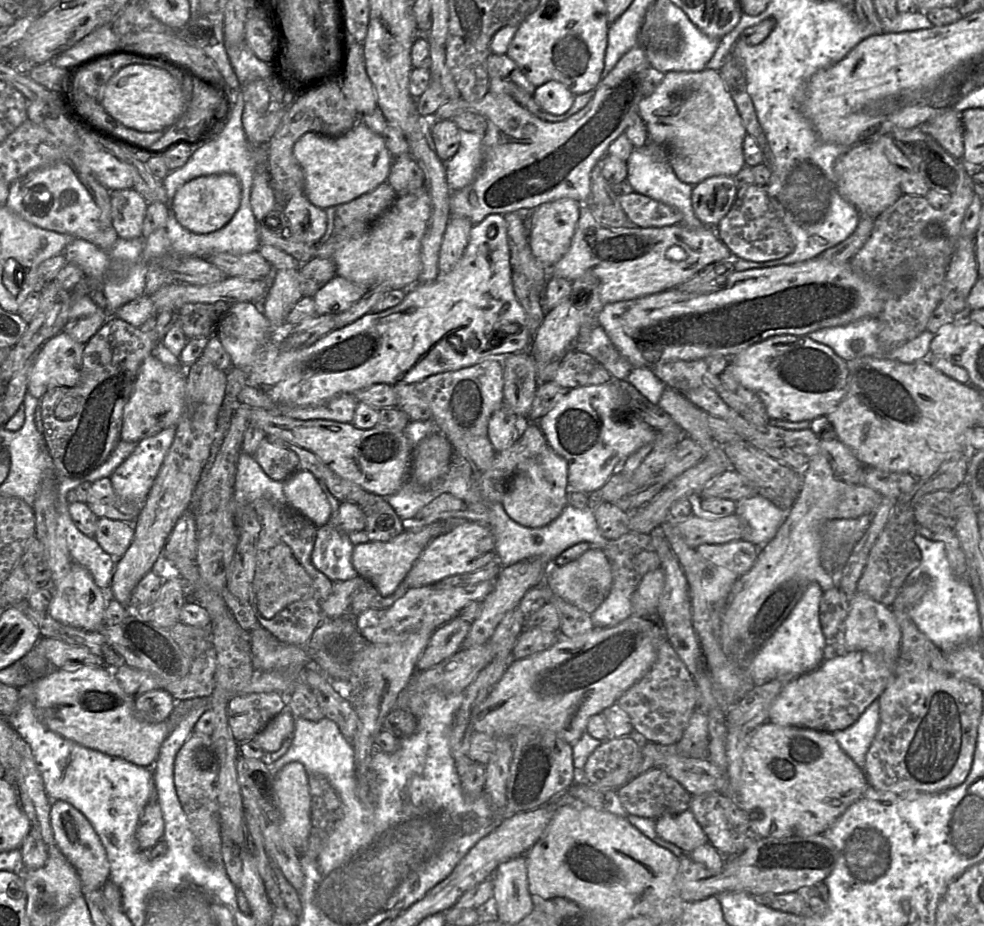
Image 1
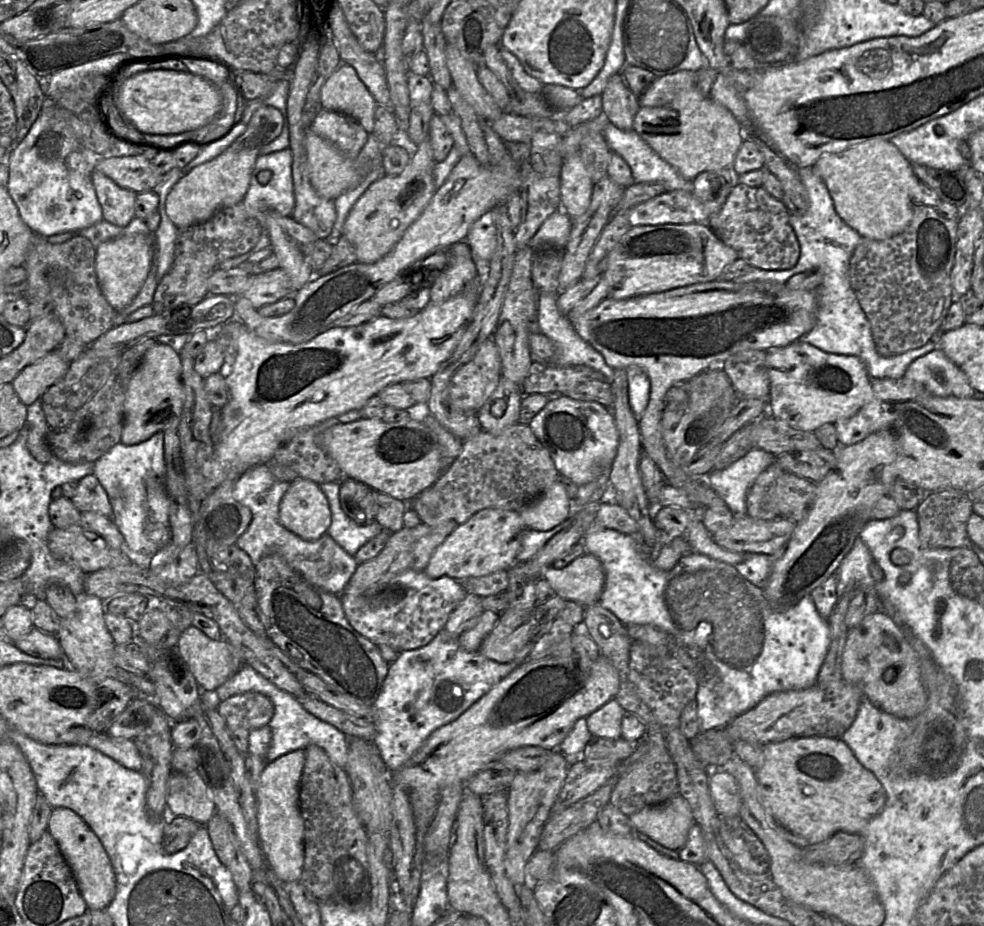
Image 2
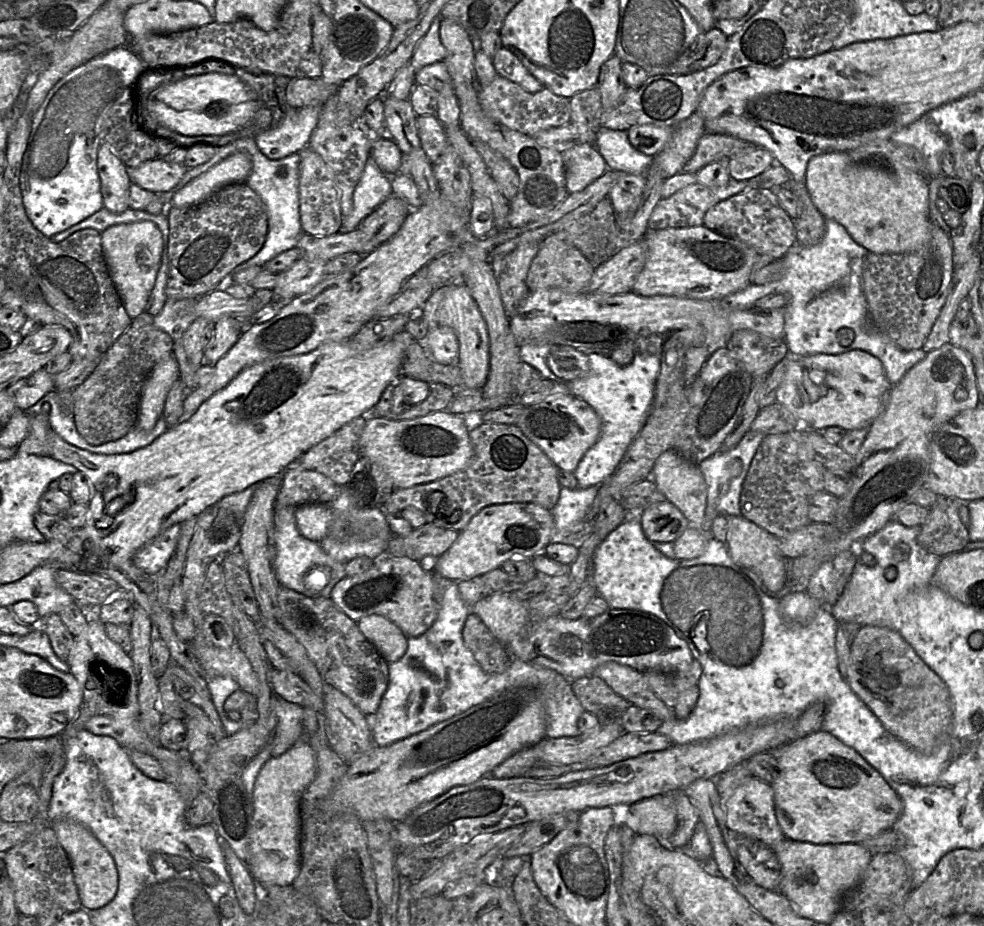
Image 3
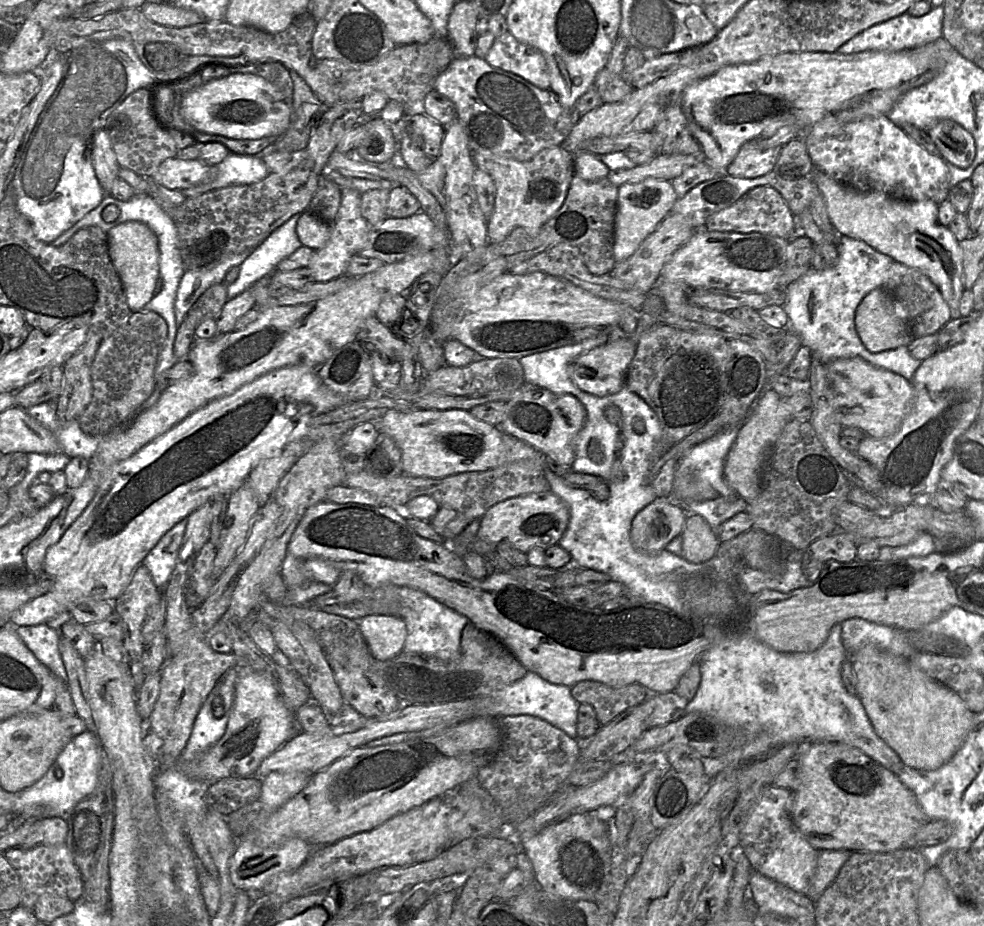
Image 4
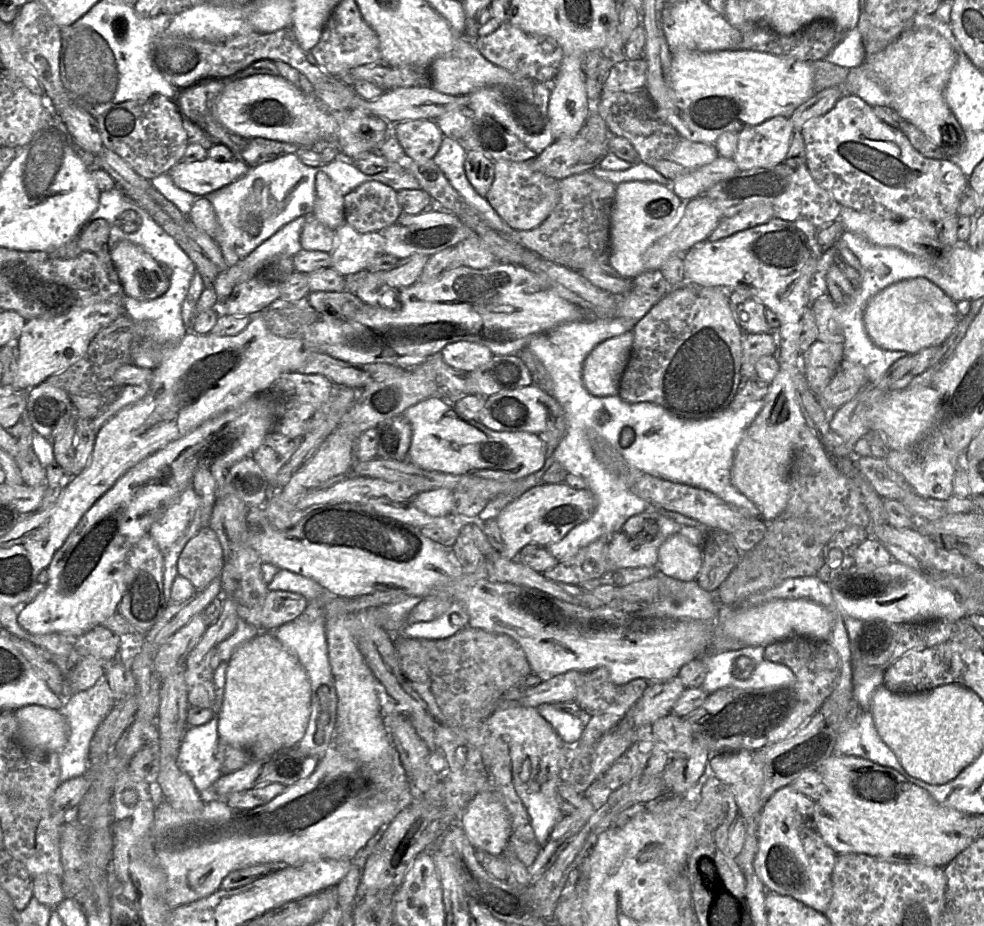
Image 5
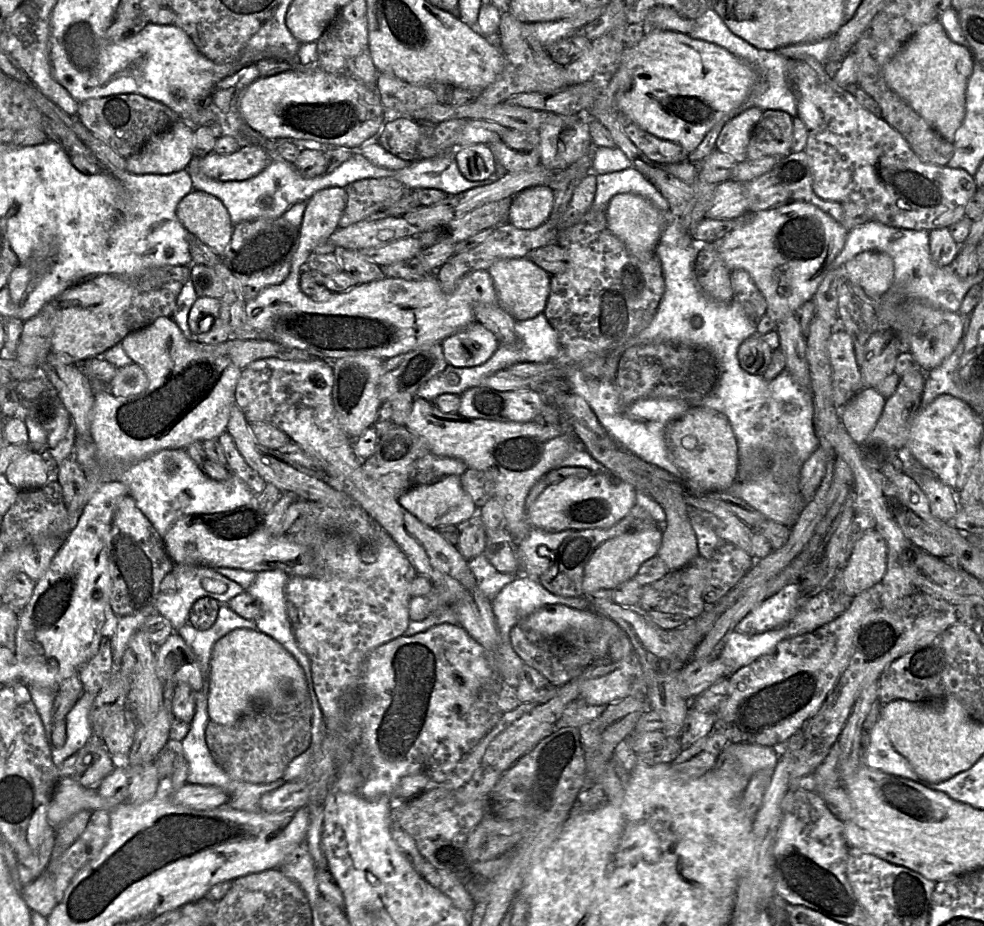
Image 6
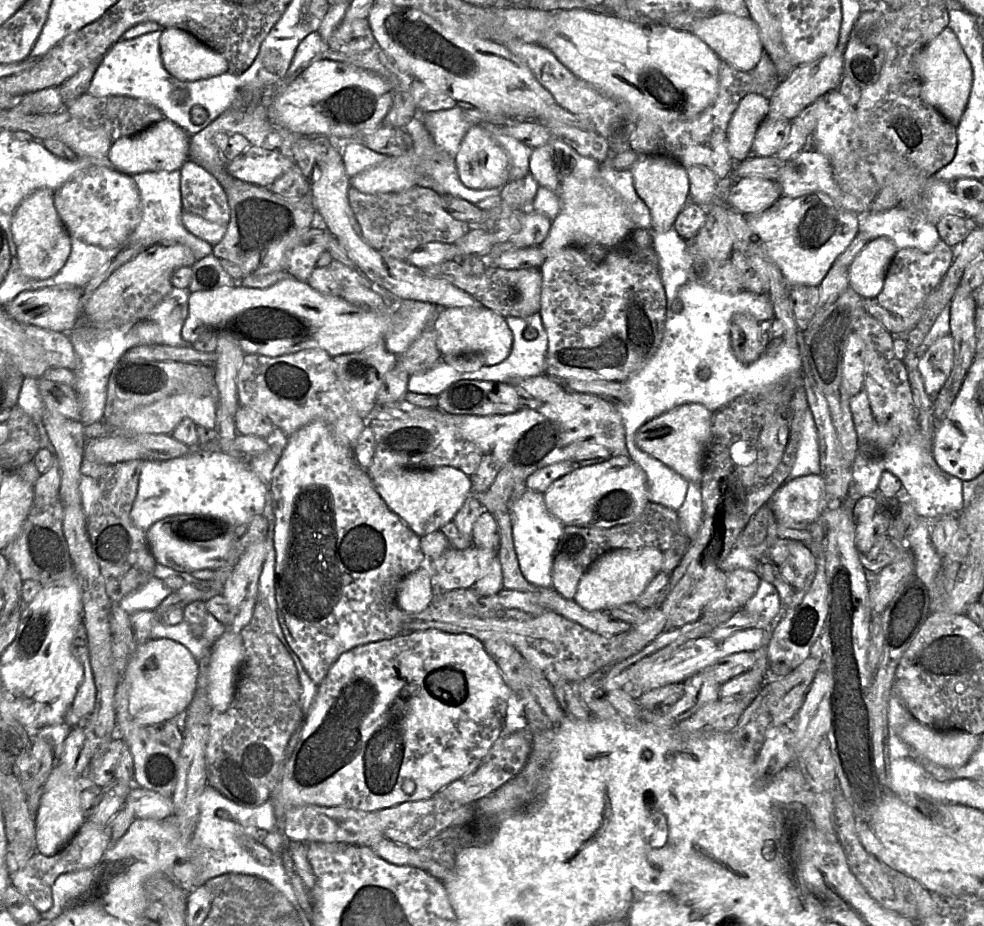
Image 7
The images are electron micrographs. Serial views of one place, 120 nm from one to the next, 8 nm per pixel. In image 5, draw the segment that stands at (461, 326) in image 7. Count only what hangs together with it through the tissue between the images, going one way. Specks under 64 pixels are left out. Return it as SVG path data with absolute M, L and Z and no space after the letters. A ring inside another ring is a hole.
M471 341L448 344L440 354L448 366L462 373L478 369L494 356L486 346Z

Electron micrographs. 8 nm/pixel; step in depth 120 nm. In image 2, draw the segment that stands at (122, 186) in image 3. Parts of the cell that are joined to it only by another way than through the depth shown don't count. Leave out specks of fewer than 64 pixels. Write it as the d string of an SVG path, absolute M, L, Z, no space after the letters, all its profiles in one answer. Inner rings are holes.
M97 169L92 172L92 182L103 219L117 226L127 226L135 217L137 192L120 187Z

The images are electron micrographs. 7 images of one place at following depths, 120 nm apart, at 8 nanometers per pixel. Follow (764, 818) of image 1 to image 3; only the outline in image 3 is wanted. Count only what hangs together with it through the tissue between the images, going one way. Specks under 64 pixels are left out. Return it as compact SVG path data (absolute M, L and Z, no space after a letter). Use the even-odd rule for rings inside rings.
M823 730L813 732L812 734L783 745L774 753L774 756L779 765L778 775L770 784L774 793L775 815L784 836L790 840L823 845L839 843L860 844L868 838L874 837L884 831L892 830L902 814L903 804L900 797L881 776L881 774L858 752L844 744L830 733Z

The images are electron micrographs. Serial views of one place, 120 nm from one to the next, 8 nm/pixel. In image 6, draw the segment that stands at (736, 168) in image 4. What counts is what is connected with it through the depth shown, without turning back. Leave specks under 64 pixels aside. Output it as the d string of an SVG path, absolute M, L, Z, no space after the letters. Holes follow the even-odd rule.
M764 110L751 134L747 159L785 157L792 152L793 118L780 110Z

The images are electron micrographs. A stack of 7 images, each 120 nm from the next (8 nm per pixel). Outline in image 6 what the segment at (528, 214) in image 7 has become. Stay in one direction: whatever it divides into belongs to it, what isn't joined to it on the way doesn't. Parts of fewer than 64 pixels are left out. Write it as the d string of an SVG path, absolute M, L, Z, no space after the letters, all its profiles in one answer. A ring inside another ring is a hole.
M536 186L520 192L515 196L510 208L507 221L502 225L510 224L519 229L534 229L542 225L552 213L554 193L548 186Z

